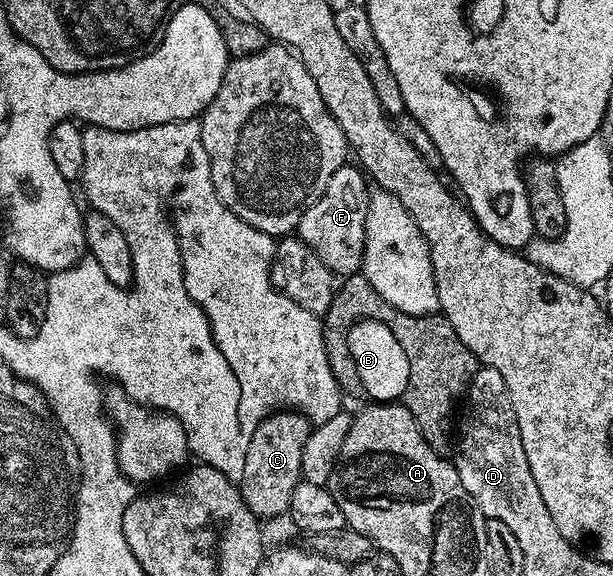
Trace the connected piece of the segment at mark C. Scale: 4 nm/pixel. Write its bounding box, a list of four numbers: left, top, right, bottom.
[240,409,311,521]

